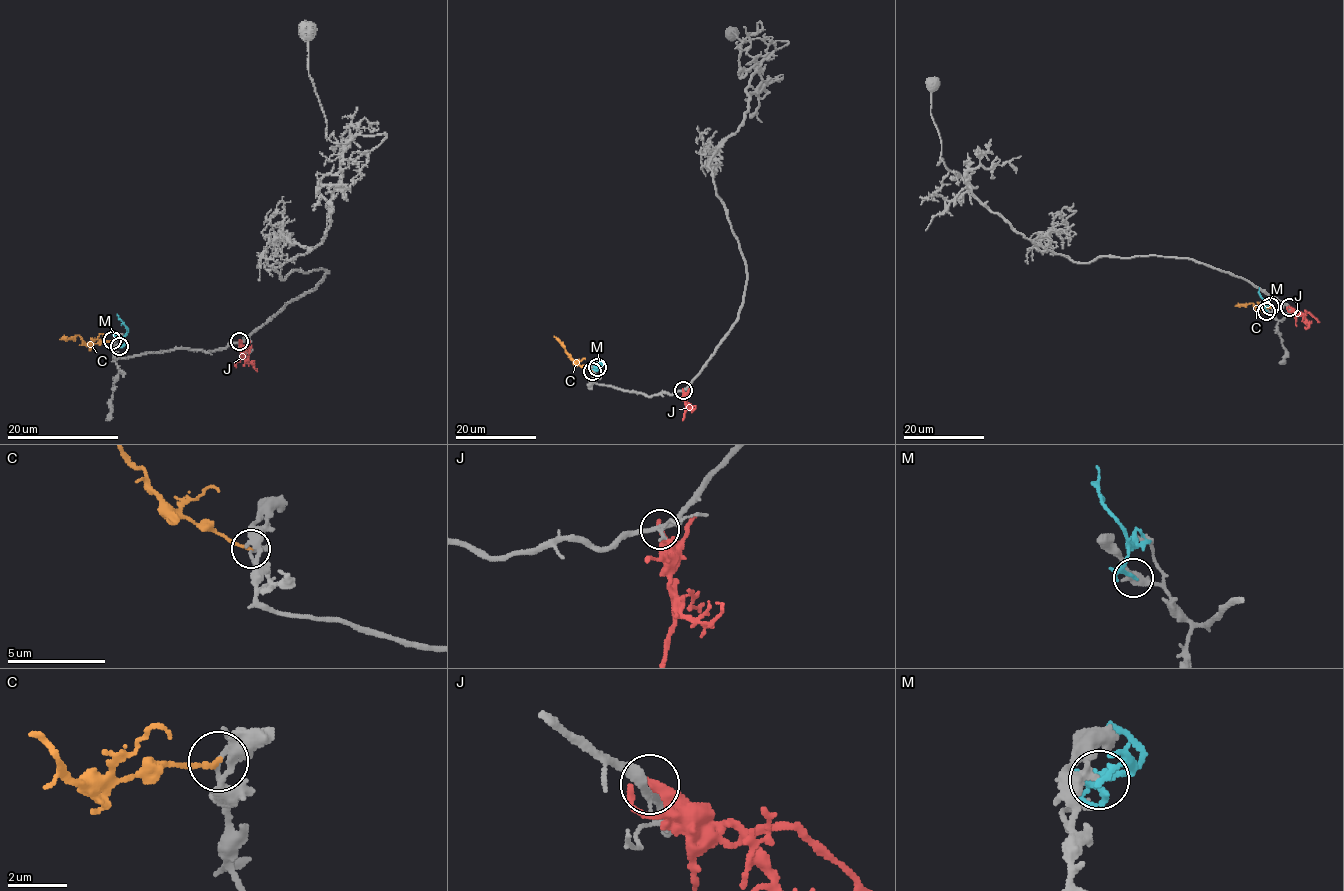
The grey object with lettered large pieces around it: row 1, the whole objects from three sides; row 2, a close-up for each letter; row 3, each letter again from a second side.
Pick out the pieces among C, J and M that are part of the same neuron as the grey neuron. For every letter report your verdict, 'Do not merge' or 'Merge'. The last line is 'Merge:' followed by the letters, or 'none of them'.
C: Do not merge
J: Do not merge
M: Do not merge
Merge: none of them

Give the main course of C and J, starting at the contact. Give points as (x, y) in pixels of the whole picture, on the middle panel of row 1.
C: (592, 371), (577, 364), (554, 336)
J: (682, 390), (685, 405), (691, 409), (694, 405)

